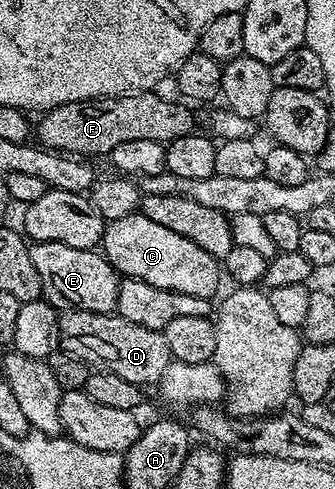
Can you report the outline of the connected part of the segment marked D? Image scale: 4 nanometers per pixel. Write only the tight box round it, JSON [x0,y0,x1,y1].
[59,308,173,388]

